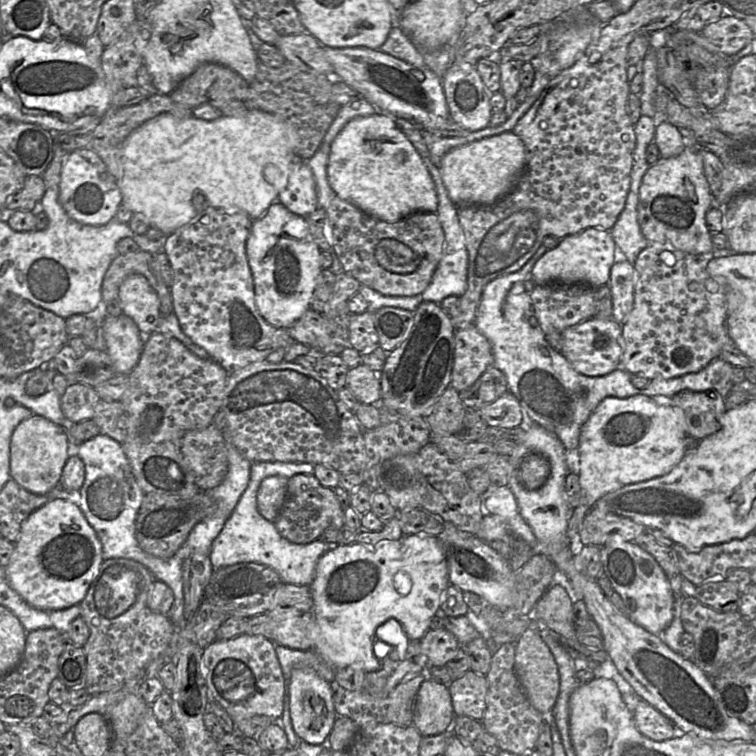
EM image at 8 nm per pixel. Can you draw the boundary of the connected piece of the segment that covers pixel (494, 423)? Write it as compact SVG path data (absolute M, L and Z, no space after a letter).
M509 391L477 411L490 427L512 429L524 424L524 411Z

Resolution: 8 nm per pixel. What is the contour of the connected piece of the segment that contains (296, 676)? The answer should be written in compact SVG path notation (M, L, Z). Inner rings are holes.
M295 668L287 688L291 722L296 735L311 745L326 744L337 718L330 683L311 668Z

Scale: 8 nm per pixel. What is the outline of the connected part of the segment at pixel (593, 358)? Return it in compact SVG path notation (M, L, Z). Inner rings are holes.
M591 318L570 326L561 332L561 354L580 374L590 377L604 376L621 367L624 353L622 324L610 319Z

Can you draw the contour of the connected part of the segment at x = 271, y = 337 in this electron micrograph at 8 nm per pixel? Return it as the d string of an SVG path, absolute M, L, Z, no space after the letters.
M197 195L193 204L199 212L188 224L167 235L163 243L174 272L170 289L173 312L184 334L202 347L211 360L221 365L228 373L265 360L280 348L288 348L295 342L286 329L276 328L260 315L255 304L254 283L246 253L246 243L253 220L244 213L227 214L208 207L203 195Z

